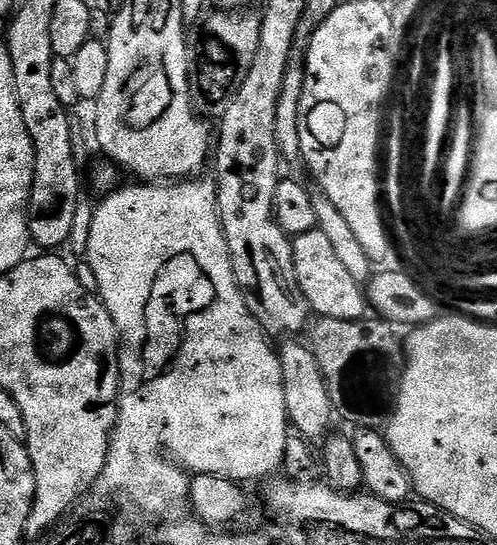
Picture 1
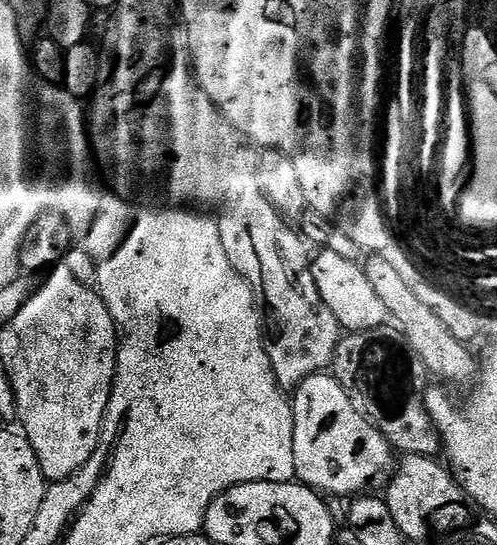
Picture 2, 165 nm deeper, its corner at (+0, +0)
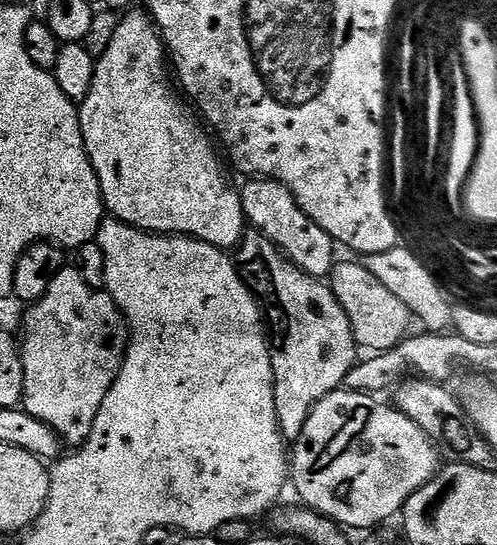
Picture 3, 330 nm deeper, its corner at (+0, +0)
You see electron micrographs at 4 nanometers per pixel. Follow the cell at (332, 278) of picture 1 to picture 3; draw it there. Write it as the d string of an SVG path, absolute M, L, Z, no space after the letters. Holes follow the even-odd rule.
M348 260L337 263L330 273L330 287L332 293L338 298L342 310L352 323L352 331L356 333L356 342L361 349L369 348L369 353L389 352L397 348L399 344L409 335L408 312L409 305L402 302L402 298L394 298L374 274L365 268L363 263Z

